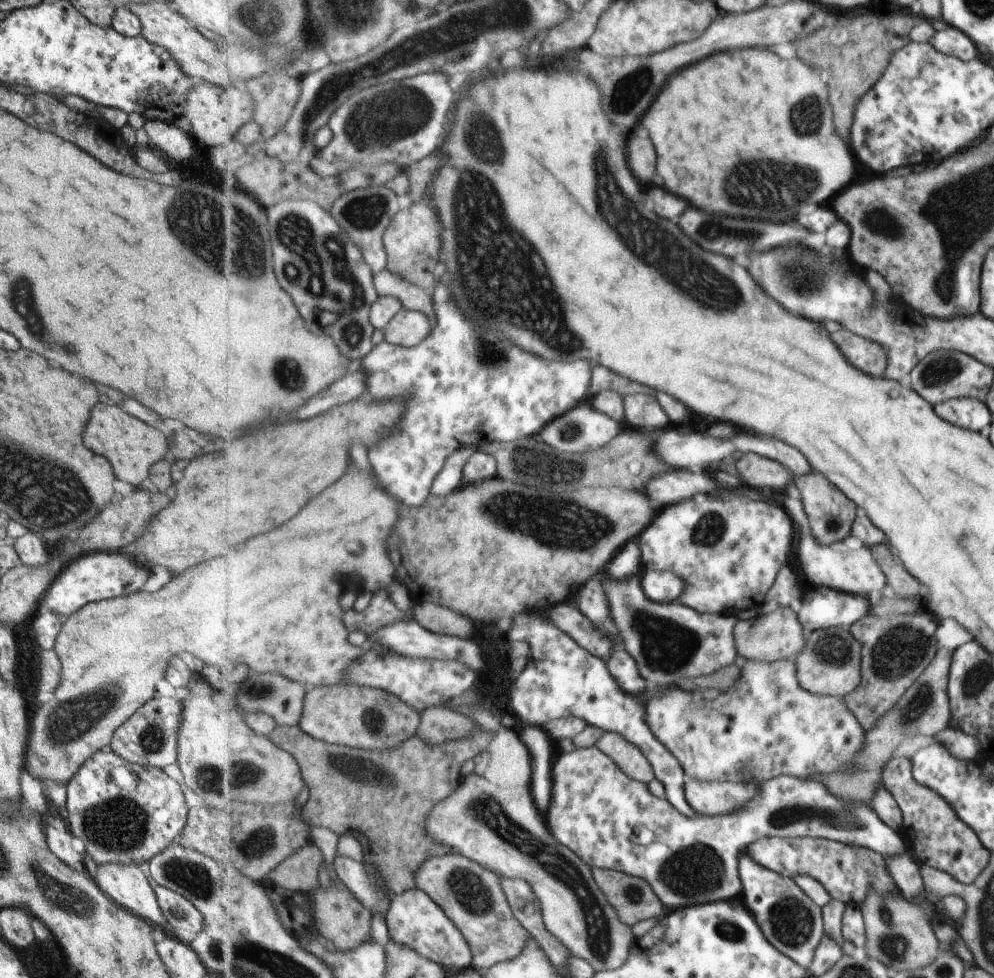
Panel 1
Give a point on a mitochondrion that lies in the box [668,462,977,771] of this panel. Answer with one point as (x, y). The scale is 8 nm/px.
(900, 648)

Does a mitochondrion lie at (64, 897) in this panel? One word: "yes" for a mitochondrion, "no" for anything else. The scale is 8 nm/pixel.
yes

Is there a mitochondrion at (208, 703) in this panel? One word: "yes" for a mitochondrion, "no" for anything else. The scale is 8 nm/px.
no

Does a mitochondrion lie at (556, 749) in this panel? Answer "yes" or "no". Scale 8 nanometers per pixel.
no

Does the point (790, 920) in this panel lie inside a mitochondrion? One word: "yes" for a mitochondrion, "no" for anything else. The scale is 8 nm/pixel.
yes

